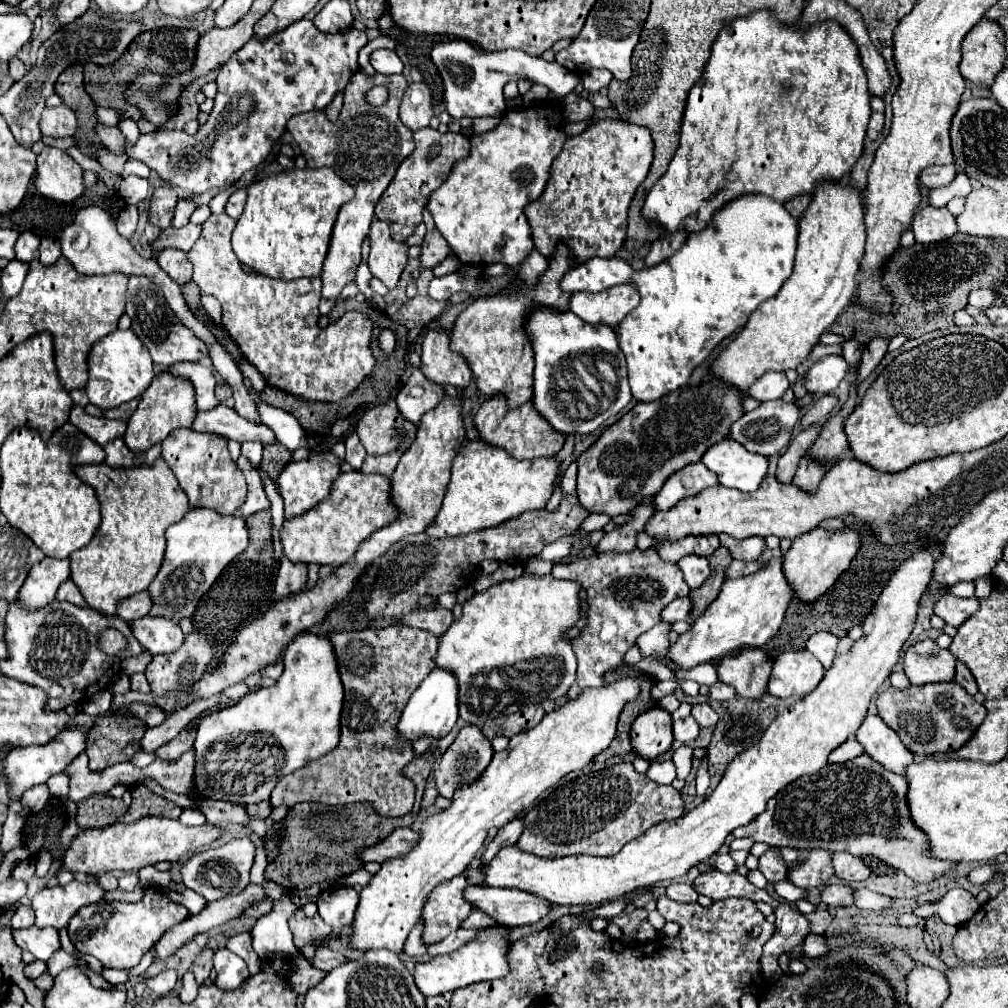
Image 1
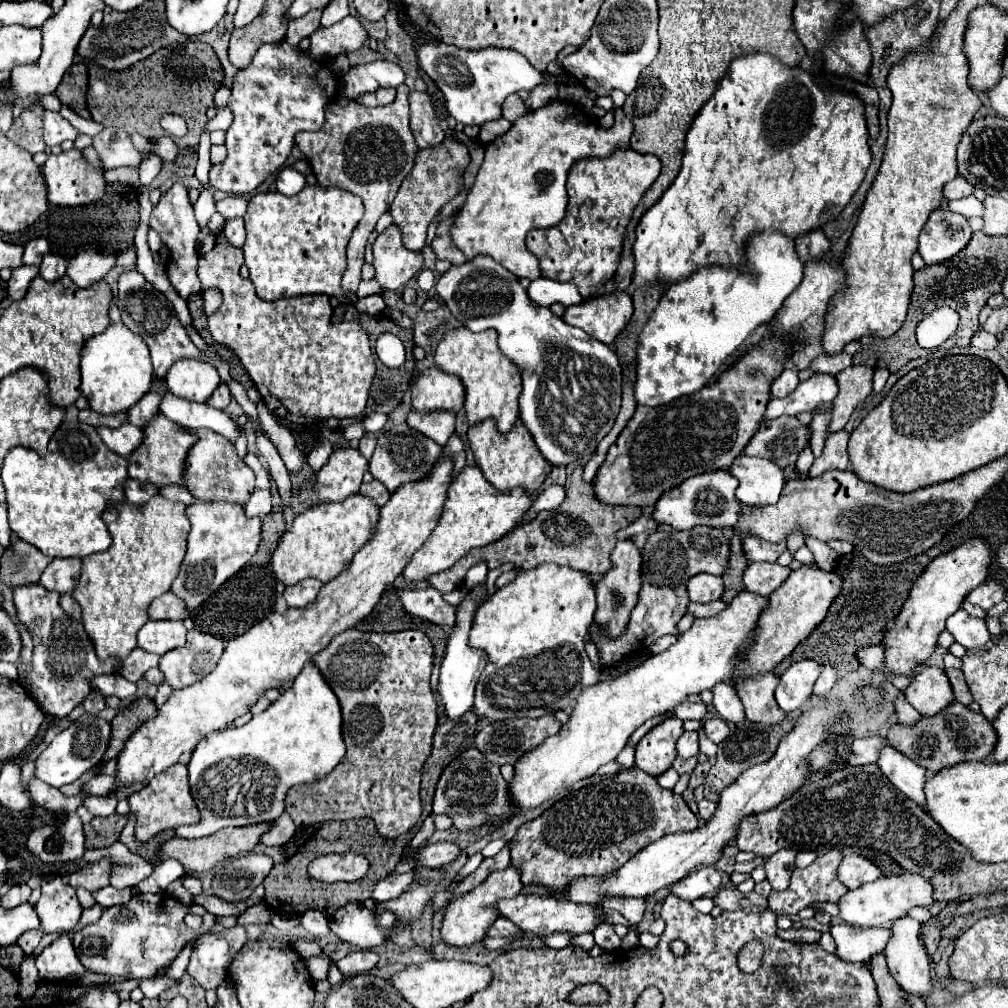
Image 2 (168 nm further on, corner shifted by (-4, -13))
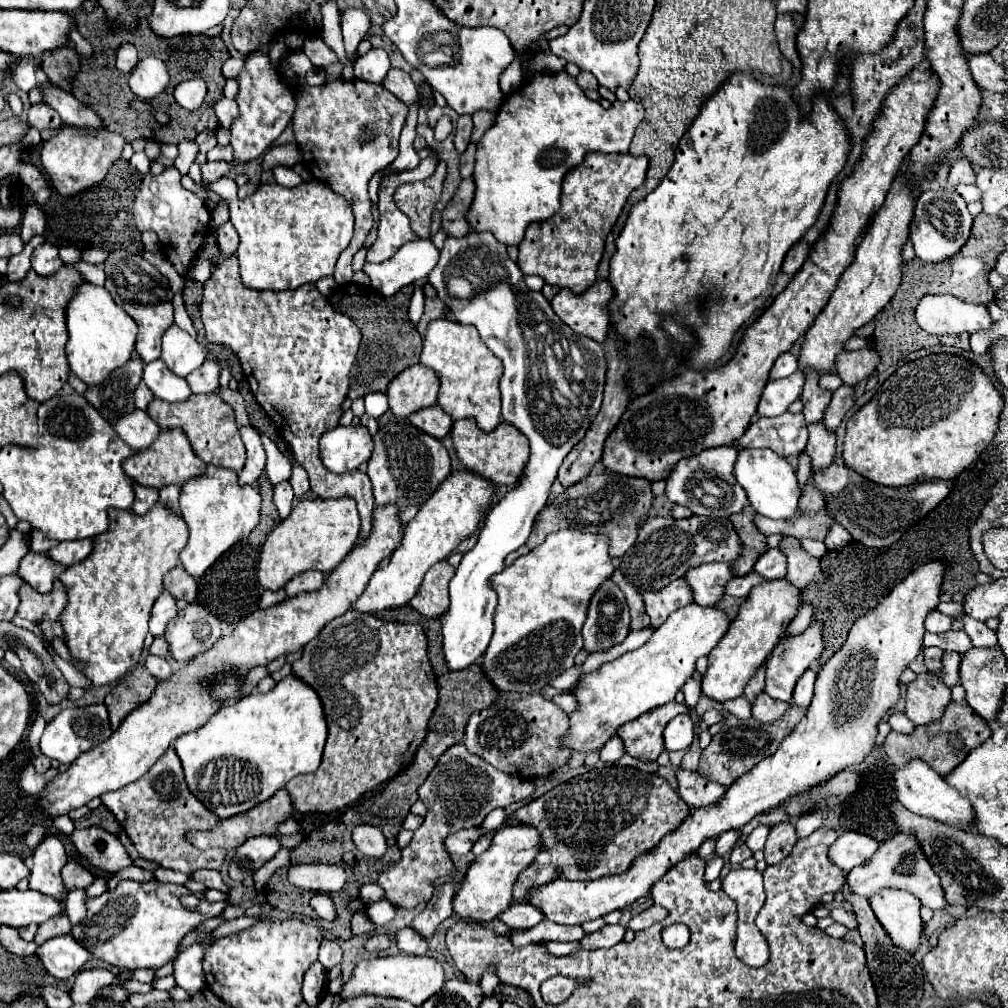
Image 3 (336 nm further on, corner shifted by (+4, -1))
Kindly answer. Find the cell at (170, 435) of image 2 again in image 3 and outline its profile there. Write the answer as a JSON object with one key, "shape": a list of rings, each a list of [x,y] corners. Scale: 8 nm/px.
{"shape":[[[162,430],[158,440],[148,450],[140,450],[134,456],[130,456],[128,460],[124,460],[124,472],[134,482],[160,490],[162,486],[170,486],[170,484],[182,486],[192,476],[206,474],[206,464],[192,452],[192,446],[182,430],[168,430],[168,432]]]}

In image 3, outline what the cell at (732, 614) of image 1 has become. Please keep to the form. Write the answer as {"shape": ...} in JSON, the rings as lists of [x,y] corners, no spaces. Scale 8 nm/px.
{"shape":[[[690,604],[672,612],[644,646],[622,654],[614,662],[602,664],[596,672],[584,674],[580,688],[574,692],[580,706],[570,714],[570,730],[564,746],[574,752],[600,750],[624,722],[672,702],[696,670],[696,660],[710,654],[726,630],[728,620],[722,610]]]}

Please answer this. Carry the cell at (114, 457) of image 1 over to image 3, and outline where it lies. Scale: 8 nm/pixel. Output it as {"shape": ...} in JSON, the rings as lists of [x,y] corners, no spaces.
{"shape":[[[134,484],[134,492],[136,492],[136,500],[132,512],[136,514],[146,514],[158,502],[158,492],[154,488],[144,488],[140,484]]]}

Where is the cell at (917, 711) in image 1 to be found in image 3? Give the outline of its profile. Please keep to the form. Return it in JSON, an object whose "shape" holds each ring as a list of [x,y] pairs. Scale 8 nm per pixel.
{"shape":[[[950,702],[948,708],[944,710],[944,716],[932,724],[918,726],[912,734],[898,734],[890,732],[886,742],[884,742],[884,752],[888,754],[890,762],[894,766],[904,766],[908,764],[910,758],[920,758],[928,766],[932,766],[942,778],[948,776],[958,764],[966,760],[972,748],[980,746],[986,738],[990,738],[990,726],[968,706],[968,704],[956,704]]]}

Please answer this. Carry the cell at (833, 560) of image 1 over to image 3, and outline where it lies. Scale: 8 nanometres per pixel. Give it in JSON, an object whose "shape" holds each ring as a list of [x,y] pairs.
{"shape":[[[784,578],[768,580],[756,586],[746,598],[746,602],[740,606],[738,616],[730,622],[728,632],[720,638],[718,646],[708,654],[708,670],[702,676],[702,694],[720,704],[742,696],[748,680],[764,664],[764,660],[774,650],[778,638],[784,634],[786,626],[794,620],[800,600],[802,600],[800,590]]]}

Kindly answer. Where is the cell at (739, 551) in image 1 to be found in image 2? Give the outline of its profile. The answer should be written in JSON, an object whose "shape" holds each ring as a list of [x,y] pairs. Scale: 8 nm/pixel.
{"shape":[[[754,536],[742,538],[742,552],[748,562],[776,562],[778,556],[784,552],[784,548],[786,548],[786,542],[772,544]]]}

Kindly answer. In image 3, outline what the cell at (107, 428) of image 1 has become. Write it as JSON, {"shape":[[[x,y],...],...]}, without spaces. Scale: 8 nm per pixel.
{"shape":[[[134,410],[132,414],[120,418],[112,426],[114,426],[116,434],[136,450],[150,448],[160,434],[158,424],[144,410]]]}

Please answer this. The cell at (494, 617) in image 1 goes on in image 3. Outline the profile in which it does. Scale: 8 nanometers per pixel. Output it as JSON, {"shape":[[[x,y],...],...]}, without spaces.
{"shape":[[[564,528],[548,534],[540,546],[520,556],[512,566],[506,566],[500,574],[496,574],[492,578],[492,584],[498,592],[494,636],[488,650],[480,658],[480,664],[494,682],[494,686],[502,692],[534,694],[548,686],[552,678],[572,668],[574,656],[582,650],[580,630],[586,620],[590,598],[596,592],[596,588],[600,588],[600,584],[612,576],[612,572],[614,564],[608,552],[608,536]]]}

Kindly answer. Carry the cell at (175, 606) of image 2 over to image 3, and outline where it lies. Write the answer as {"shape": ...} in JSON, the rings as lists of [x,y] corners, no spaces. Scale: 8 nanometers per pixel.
{"shape":[[[178,564],[166,574],[164,590],[172,592],[178,600],[182,598],[186,602],[194,602],[198,596],[198,582],[194,576],[188,576],[188,572],[184,572],[182,564]]]}

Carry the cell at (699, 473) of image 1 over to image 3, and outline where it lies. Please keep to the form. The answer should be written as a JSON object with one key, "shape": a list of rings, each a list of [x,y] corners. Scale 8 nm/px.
{"shape":[[[734,446],[708,448],[688,460],[680,460],[676,470],[668,476],[666,496],[680,506],[688,506],[694,514],[710,516],[710,518],[728,518],[744,508],[748,496],[734,478],[734,462],[738,458],[738,450]]]}

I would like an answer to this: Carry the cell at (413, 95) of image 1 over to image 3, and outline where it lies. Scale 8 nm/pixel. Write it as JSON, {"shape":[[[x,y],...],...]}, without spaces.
{"shape":[[[390,68],[382,86],[386,90],[390,90],[394,96],[398,96],[404,104],[412,104],[418,100],[418,92],[416,92],[416,86],[414,86],[410,74],[400,68]]]}

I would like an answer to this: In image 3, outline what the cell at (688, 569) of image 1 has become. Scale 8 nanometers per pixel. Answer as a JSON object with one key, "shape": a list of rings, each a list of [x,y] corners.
{"shape":[[[716,562],[716,564],[702,564],[698,568],[688,570],[686,580],[694,590],[694,600],[700,606],[718,606],[724,598],[724,588],[728,580],[736,574],[732,572],[730,564]]]}

